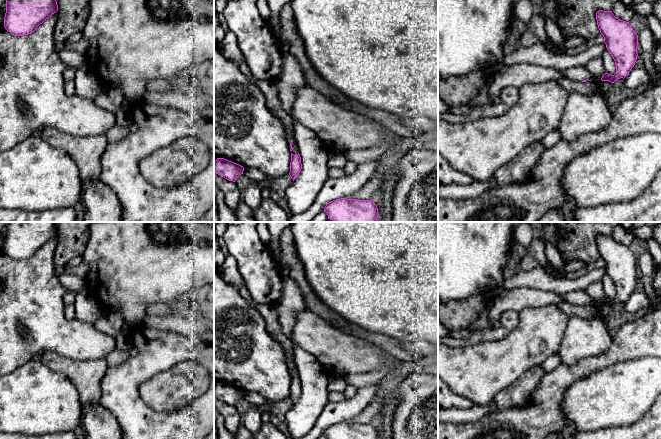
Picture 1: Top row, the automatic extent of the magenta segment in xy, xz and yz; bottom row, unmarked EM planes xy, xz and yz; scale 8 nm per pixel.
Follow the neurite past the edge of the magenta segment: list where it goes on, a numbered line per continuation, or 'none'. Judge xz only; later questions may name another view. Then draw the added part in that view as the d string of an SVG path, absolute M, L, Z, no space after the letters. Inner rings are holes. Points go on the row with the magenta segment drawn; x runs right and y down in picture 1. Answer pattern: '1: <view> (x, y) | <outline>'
1: xz (289, 138) | M282 123L282 125L283 125L283 123ZM283 125L283 127L284 127L284 130L285 130L285 137L286 137L288 146L289 146L290 149L291 148L293 149L291 151L291 153L294 154L294 155L298 154L299 153L298 147L293 145L293 137L291 136L289 130L284 125Z

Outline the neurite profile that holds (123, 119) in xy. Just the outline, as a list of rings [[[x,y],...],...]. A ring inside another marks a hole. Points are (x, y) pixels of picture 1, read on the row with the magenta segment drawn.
[[[122,107],[115,113],[115,115],[116,125],[106,134],[108,143],[110,144],[118,142],[127,136],[130,133],[129,127],[133,124],[129,109]]]

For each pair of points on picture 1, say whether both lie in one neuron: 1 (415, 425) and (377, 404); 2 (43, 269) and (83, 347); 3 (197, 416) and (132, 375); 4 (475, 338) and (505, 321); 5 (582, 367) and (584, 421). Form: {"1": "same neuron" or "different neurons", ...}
{"1": "different neurons", "2": "same neuron", "3": "same neuron", "4": "same neuron", "5": "different neurons"}

